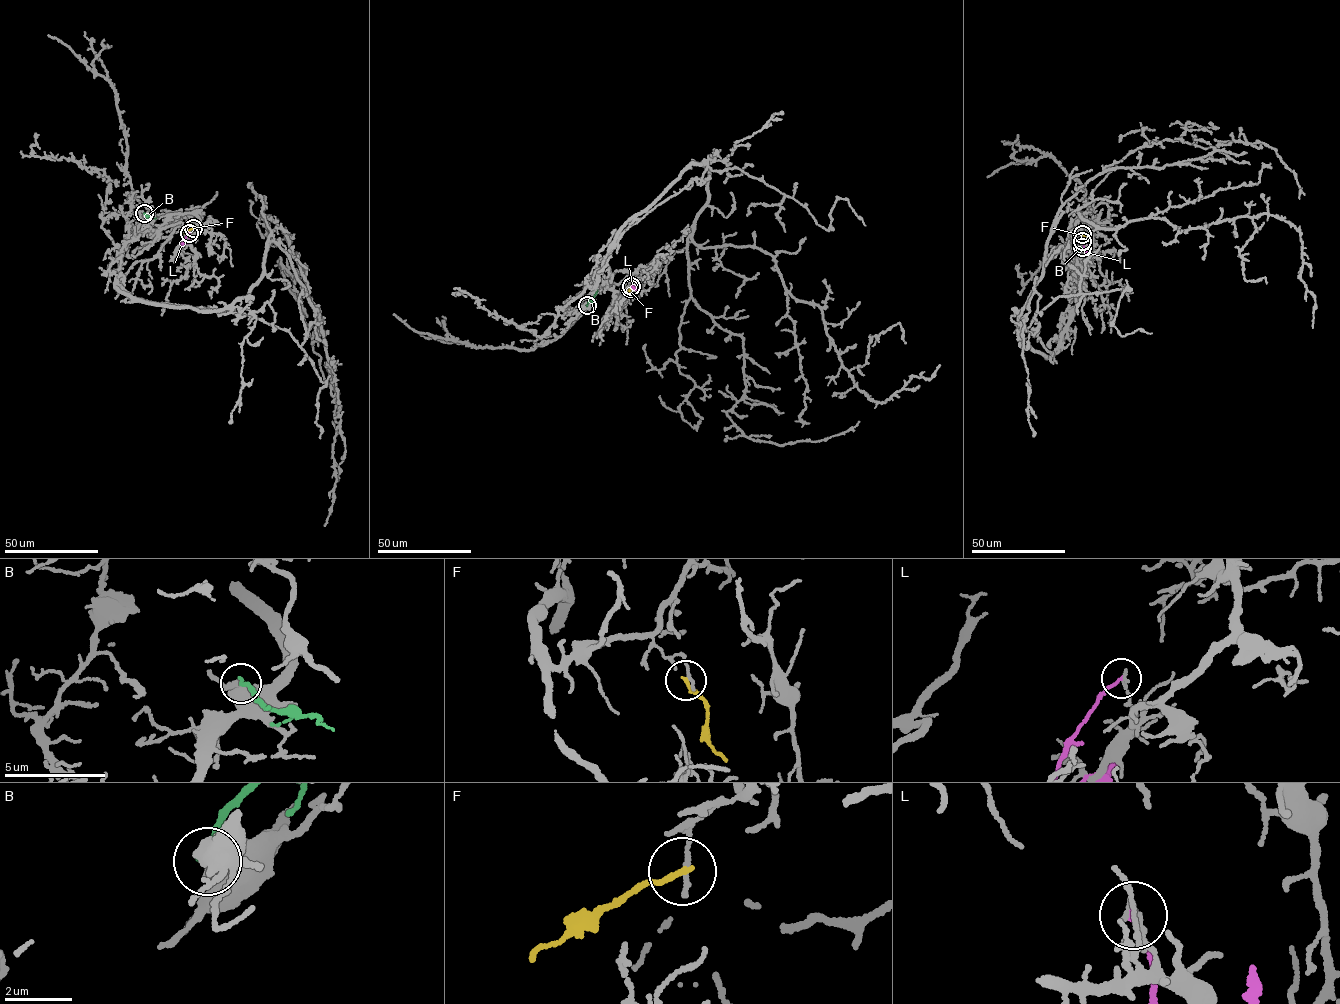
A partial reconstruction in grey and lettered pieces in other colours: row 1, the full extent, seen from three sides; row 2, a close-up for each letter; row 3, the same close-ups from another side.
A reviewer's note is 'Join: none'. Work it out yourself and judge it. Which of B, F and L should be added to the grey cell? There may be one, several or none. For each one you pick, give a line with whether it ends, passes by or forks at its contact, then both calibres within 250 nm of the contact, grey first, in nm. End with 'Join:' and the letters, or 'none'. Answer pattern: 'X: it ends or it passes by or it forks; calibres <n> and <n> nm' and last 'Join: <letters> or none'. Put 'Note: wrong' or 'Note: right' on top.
Note: right
Join: none

